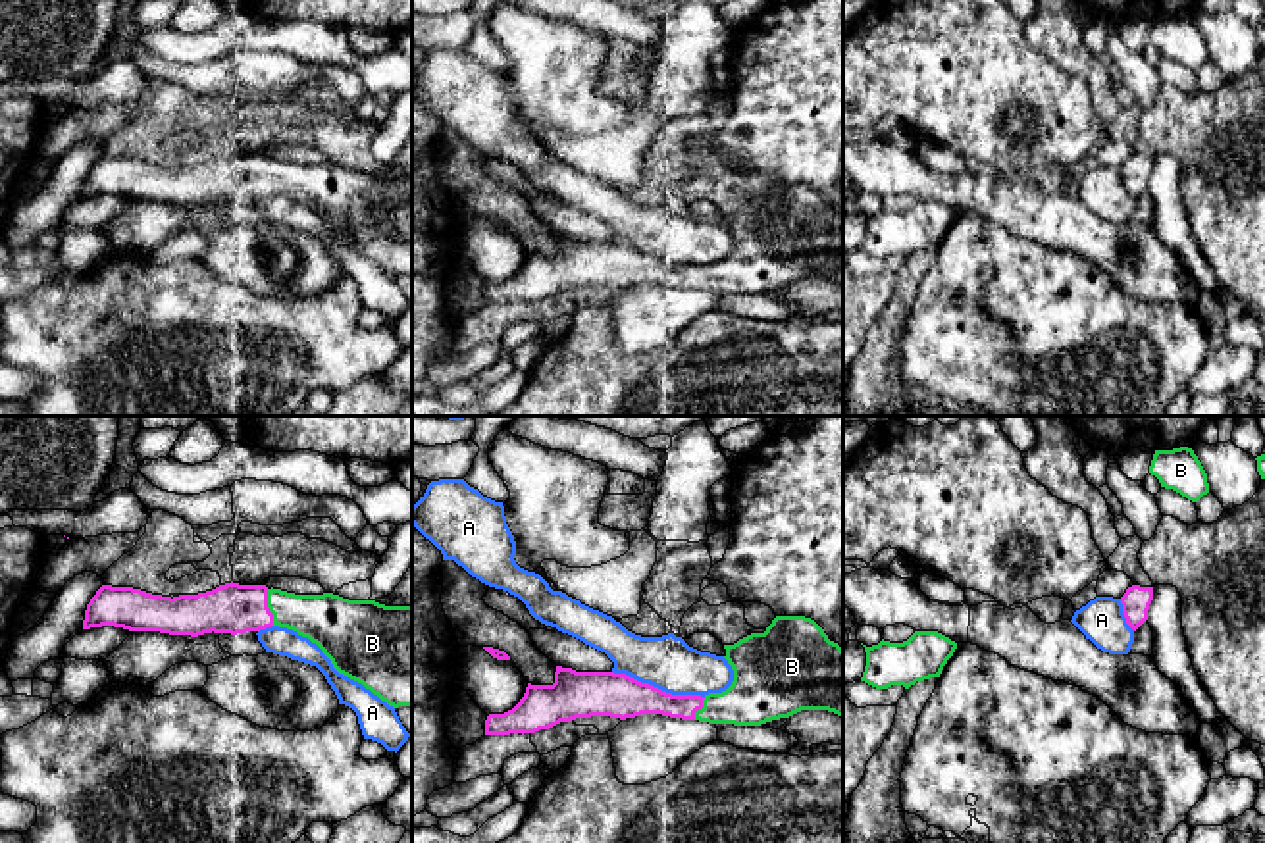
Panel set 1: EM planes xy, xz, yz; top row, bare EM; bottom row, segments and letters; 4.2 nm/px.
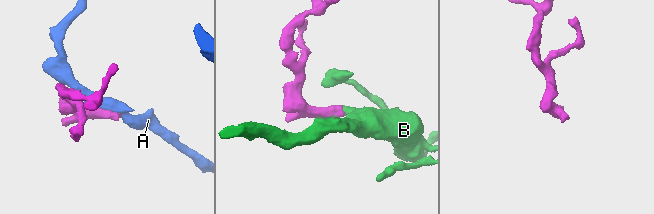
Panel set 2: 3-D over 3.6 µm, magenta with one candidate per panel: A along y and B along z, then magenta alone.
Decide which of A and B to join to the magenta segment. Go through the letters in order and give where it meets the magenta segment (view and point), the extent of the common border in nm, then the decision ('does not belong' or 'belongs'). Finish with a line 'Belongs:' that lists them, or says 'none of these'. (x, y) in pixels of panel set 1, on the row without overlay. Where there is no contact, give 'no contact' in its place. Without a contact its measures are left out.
A: xz (657, 256) | 400 nm | does not belong
B: xy (266, 176) | 160 nm | belongs
Belongs: B

